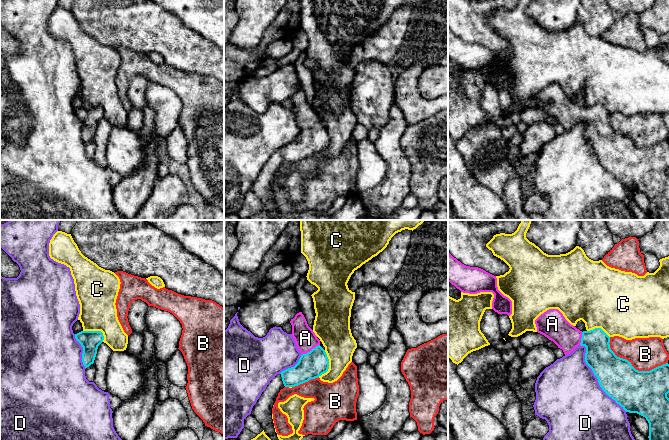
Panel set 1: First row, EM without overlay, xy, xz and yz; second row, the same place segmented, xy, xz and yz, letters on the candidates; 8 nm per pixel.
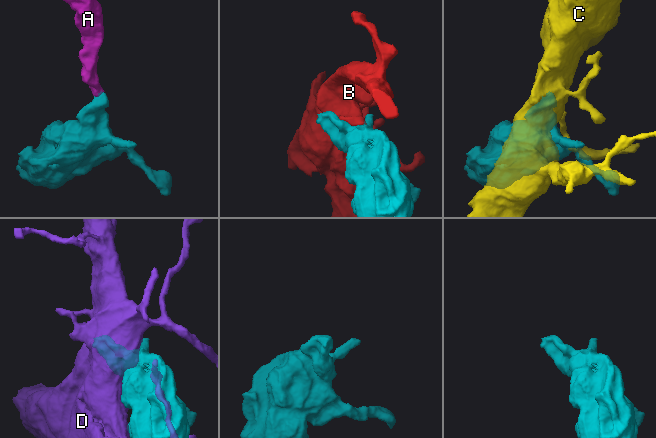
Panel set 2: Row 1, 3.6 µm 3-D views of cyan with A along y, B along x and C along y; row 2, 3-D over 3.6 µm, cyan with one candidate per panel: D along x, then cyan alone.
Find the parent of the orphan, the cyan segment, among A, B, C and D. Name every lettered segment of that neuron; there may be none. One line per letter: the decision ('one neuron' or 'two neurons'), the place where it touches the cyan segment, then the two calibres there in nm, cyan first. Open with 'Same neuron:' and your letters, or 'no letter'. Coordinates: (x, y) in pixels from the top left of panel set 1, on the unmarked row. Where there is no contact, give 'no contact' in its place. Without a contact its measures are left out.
Same neuron: A
A: one neuron; meets cyan in xz at (311, 126); 220 nm thick on the cyan side, 170 nm on the other
B: two neurons; meets cyan in yz at (632, 142); 360 nm thick on the cyan side, 260 nm on the other
C: two neurons; meets cyan in xz at (328, 141); 220 nm thick on the cyan side, 260 nm on the other
D: two neurons; meets cyan in yz at (597, 154); 300 nm thick on the cyan side, 480 nm on the other

